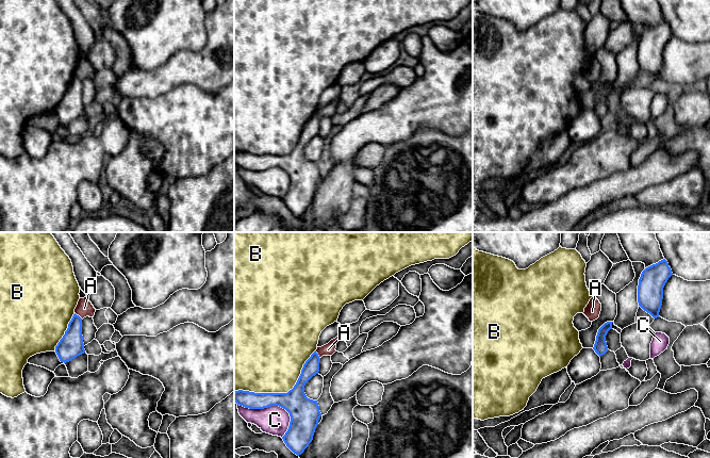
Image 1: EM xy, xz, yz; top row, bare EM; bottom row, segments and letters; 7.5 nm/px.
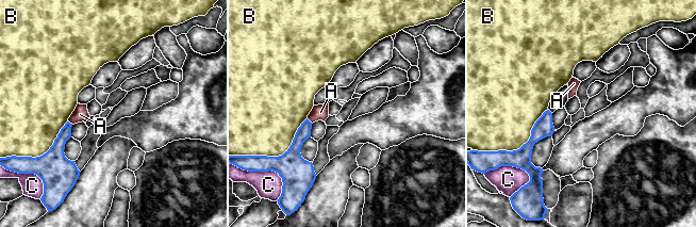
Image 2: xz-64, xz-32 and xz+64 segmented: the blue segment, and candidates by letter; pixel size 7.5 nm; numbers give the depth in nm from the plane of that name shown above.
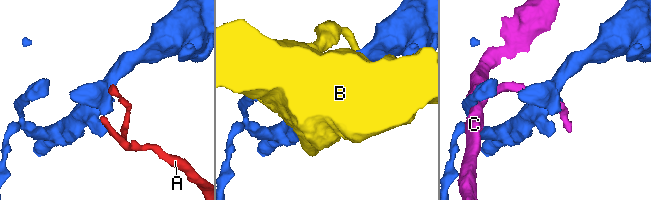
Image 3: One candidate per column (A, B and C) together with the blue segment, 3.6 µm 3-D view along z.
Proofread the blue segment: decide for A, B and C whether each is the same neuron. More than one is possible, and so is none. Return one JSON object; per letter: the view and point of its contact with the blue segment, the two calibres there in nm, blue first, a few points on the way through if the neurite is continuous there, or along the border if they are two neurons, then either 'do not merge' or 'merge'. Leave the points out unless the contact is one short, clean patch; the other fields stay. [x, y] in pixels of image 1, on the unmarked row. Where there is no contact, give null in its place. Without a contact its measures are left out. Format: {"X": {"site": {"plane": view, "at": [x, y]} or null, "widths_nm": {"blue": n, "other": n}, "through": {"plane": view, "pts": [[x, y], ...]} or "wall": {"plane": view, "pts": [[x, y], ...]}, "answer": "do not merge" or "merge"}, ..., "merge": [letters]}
{"A": {"site": {"plane": "xy", "at": [78, 77]}, "widths_nm": {"blue": 180, "other": 130}, "wall": {"plane": "xy", "pts": [[75, 74], [82, 80]]}, "answer": "do not merge"}, "B": {"site": {"plane": "xz", "at": [282, 154]}, "widths_nm": {"blue": 220, "other": 460}, "answer": "do not merge"}, "C": {"site": {"plane": "xz", "at": [271, 166]}, "widths_nm": {"blue": 220, "other": 220}, "answer": "do not merge"}, "merge": []}

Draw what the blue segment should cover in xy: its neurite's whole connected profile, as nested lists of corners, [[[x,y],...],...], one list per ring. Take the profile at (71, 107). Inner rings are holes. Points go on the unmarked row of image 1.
[[[73,76],[65,96],[55,108],[61,124],[69,124],[85,114],[82,97],[82,80]]]

